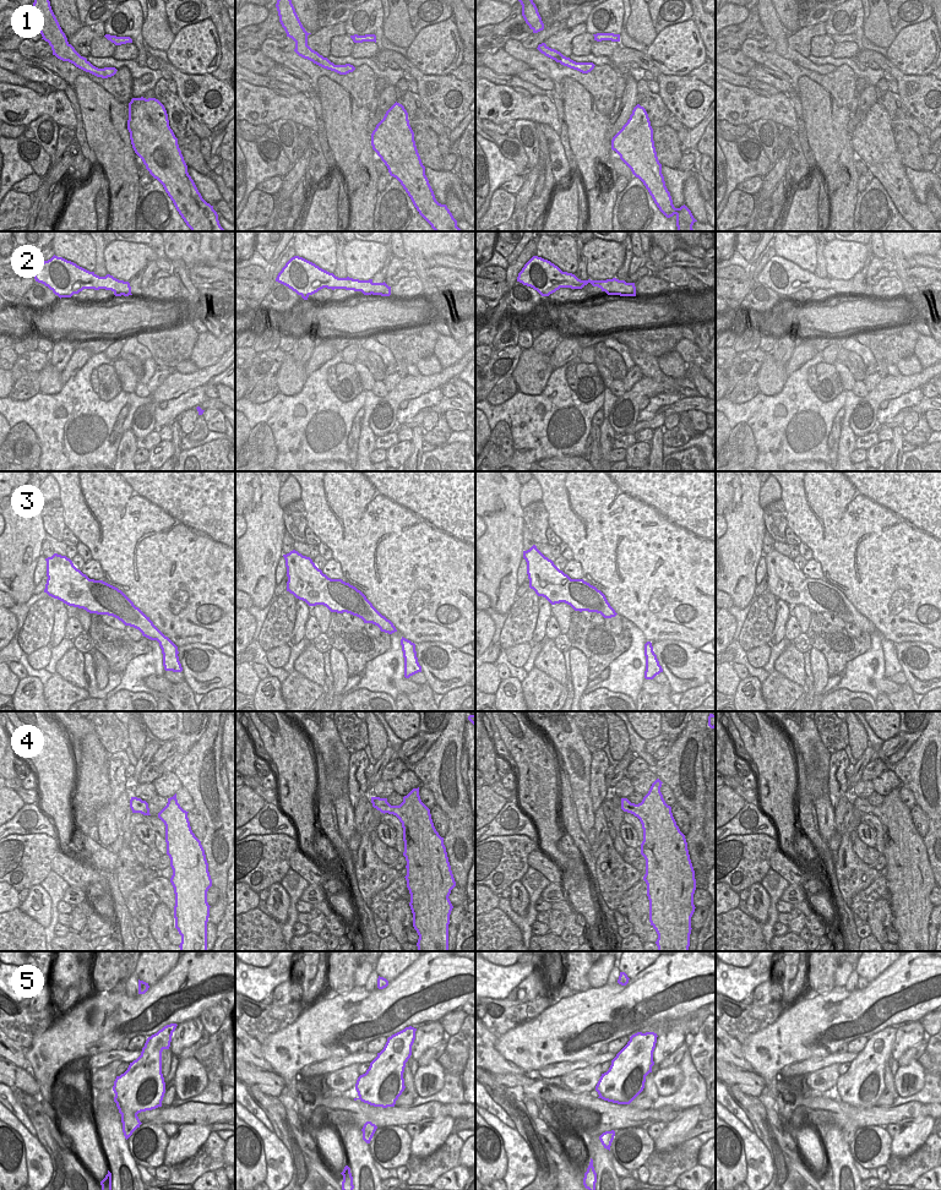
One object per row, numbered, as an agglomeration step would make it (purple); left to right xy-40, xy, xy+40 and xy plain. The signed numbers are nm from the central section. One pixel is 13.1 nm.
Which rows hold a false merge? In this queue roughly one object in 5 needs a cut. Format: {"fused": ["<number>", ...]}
{"fused": []}

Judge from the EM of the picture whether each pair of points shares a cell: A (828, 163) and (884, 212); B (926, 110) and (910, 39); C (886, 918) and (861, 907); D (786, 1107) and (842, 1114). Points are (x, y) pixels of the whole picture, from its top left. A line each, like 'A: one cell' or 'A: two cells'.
A: two cells
B: two cells
C: two cells
D: one cell

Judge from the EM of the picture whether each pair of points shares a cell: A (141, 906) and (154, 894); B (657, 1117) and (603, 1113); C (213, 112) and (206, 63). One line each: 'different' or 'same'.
A: same
B: same
C: different

